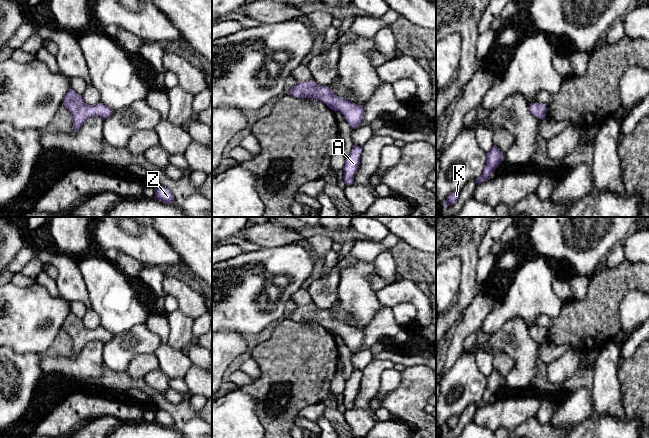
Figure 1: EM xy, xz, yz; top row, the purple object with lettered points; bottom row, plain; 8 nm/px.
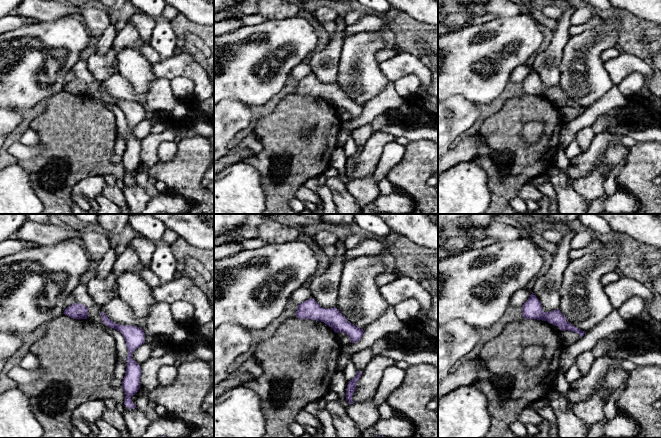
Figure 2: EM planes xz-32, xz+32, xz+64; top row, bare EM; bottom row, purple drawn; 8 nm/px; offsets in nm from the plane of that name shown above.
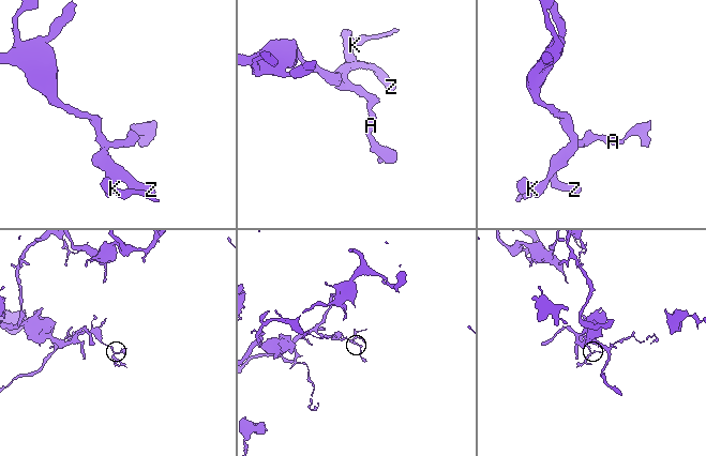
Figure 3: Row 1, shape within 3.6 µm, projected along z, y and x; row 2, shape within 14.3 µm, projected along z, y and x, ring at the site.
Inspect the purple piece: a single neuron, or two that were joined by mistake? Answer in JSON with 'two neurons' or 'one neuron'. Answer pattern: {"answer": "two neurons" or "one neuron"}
{"answer": "two neurons"}

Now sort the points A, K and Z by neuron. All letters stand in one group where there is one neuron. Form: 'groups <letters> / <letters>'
groups A / K Z

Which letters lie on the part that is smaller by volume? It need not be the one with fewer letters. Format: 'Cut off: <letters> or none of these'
Cut off: A

